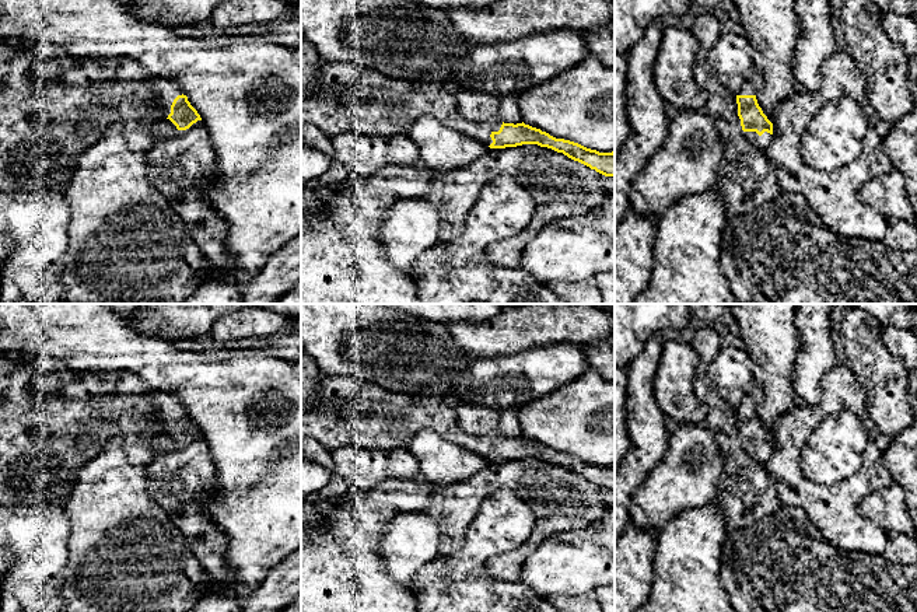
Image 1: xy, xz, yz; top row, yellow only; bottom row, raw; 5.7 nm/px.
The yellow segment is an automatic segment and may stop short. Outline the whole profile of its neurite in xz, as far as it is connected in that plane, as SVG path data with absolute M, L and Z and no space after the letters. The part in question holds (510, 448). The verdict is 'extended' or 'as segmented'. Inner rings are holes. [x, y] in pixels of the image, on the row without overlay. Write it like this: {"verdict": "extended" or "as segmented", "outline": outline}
{"verdict": "extended", "outline": "M323 374L315 406L301 415L301 438L314 438L329 451L342 447L407 448L413 437L426 429L434 430L445 441L480 454L490 462L538 458L563 466L605 490L615 490L615 465L599 466L570 454L556 452L524 436L514 438L494 433L469 434L459 427L455 403L447 398L398 394L357 377Z"}

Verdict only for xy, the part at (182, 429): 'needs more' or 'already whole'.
needs more

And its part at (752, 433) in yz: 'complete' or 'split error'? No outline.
split error

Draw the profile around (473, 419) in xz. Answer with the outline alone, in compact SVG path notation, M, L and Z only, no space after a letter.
M465 402L455 403L459 427L475 436L500 434L504 437L522 437L518 420L518 408L487 408L469 405Z

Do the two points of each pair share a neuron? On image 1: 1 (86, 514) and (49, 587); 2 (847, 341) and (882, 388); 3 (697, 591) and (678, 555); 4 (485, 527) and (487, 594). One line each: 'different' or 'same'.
1: different
2: same
3: same
4: same

